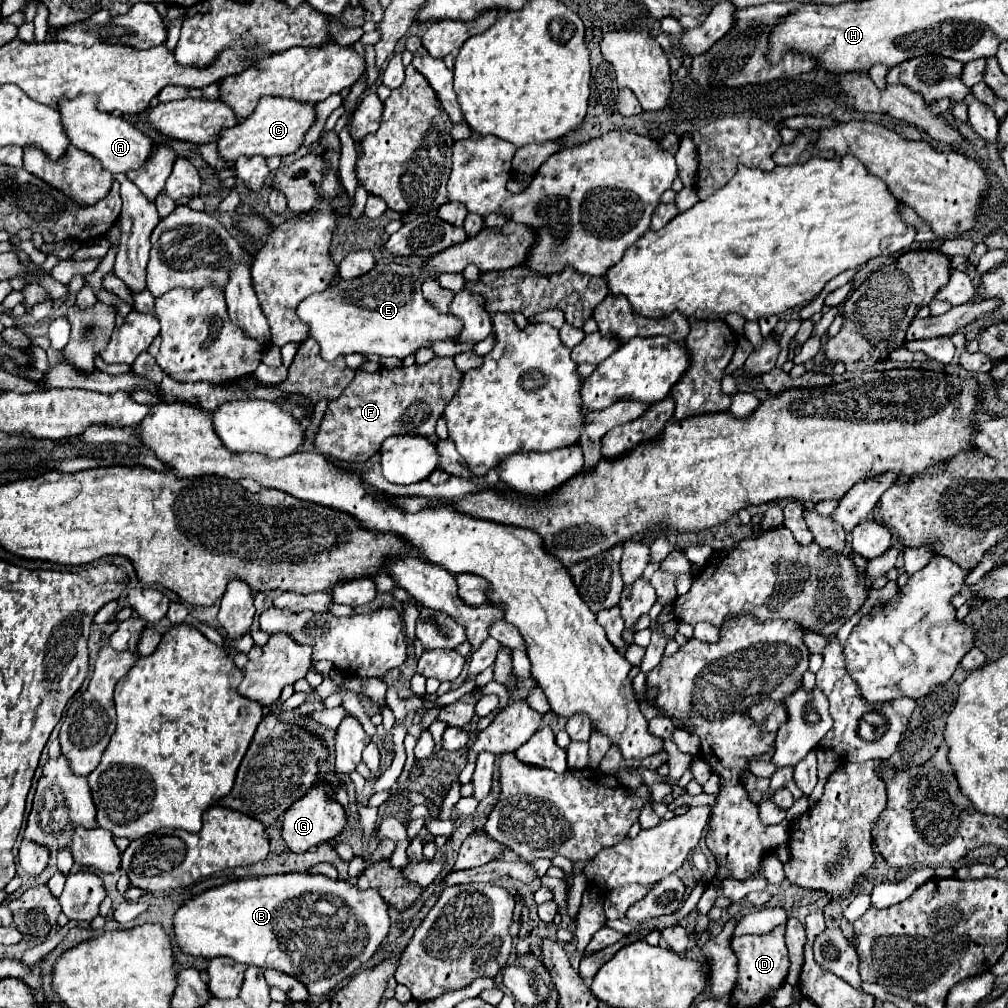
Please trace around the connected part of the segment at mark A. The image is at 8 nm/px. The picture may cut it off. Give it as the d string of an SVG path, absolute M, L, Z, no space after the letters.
M93 95L75 97L71 101L61 99L61 105L59 105L61 121L63 121L65 131L69 133L71 145L95 155L105 165L105 169L113 175L143 167L145 161L151 157L155 143L149 137L145 137L135 125L127 123L121 117L113 117L105 111L99 111L95 105L97 105L97 99Z

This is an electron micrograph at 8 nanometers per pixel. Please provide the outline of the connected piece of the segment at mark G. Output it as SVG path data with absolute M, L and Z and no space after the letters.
M319 779L313 789L309 789L309 793L305 797L301 797L299 801L295 801L281 817L281 837L285 841L285 845L289 845L289 849L293 849L293 853L305 853L311 847L333 839L335 835L339 835L345 827L345 809L333 799L333 787L329 781Z

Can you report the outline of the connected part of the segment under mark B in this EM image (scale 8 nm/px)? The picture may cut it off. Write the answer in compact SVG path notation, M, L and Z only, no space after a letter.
M287 873L255 879L237 879L183 903L173 915L173 933L177 947L193 957L231 957L237 963L255 967L273 967L299 979L311 995L327 997L347 977L351 977L383 943L389 933L389 905L375 889L361 891L349 881L329 879L325 875Z

